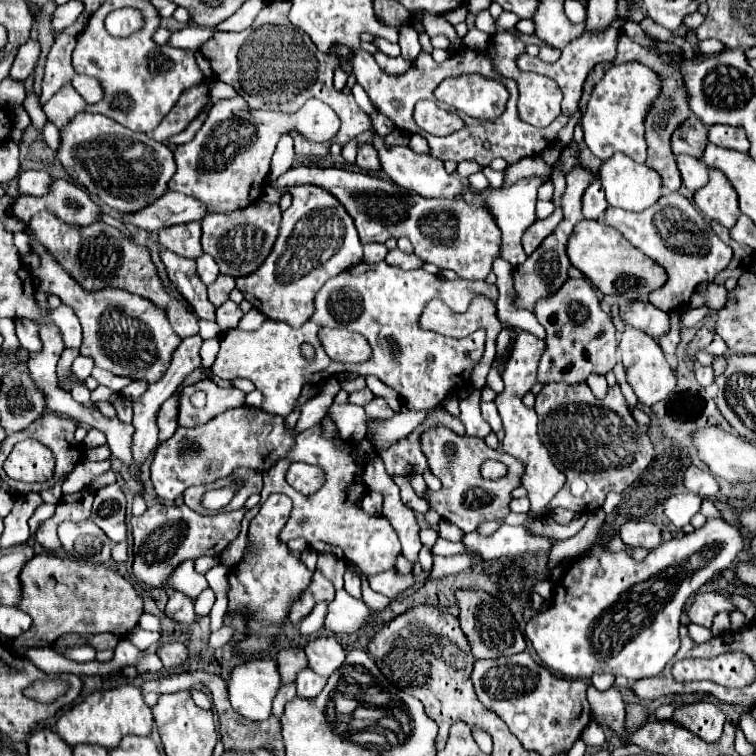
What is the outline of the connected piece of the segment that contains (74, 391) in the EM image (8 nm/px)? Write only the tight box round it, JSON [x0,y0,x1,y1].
[71,383,90,405]

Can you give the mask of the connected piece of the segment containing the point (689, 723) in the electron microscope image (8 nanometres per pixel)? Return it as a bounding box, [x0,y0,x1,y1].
[672,703,726,743]

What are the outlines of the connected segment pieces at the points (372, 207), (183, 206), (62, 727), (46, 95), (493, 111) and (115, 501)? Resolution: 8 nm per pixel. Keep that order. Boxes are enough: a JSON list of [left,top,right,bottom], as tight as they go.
[[270,165,500,281],[120,191,206,231],[56,685,152,747],[40,33,76,105],[434,75,508,121],[92,485,126,541]]

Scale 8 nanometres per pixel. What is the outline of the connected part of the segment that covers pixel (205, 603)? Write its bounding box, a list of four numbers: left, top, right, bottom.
[194,588,216,616]

